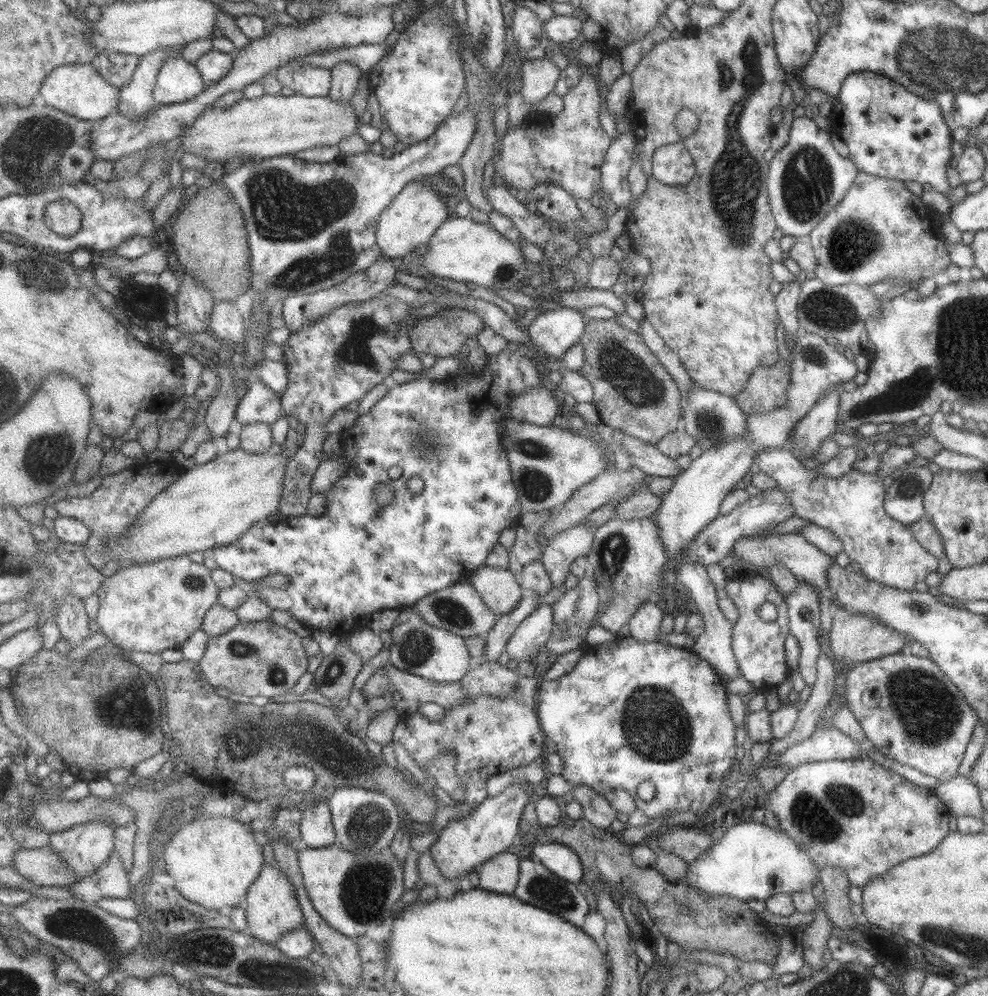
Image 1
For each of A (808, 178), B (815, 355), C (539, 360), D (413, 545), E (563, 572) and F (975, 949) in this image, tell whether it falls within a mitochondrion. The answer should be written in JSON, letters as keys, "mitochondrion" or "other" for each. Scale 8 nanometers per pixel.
{"A":"mitochondrion","B":"mitochondrion","C":"other","D":"other","E":"other","F":"mitochondrion"}

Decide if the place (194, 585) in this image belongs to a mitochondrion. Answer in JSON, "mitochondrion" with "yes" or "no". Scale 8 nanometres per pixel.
{"mitochondrion":"yes"}

